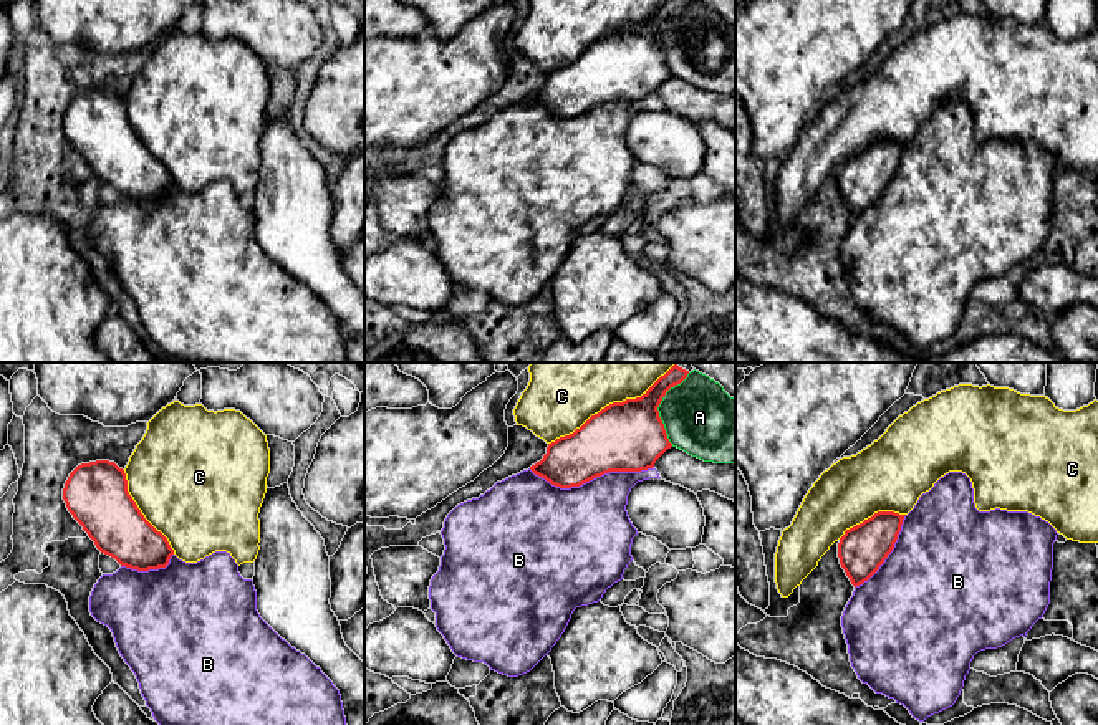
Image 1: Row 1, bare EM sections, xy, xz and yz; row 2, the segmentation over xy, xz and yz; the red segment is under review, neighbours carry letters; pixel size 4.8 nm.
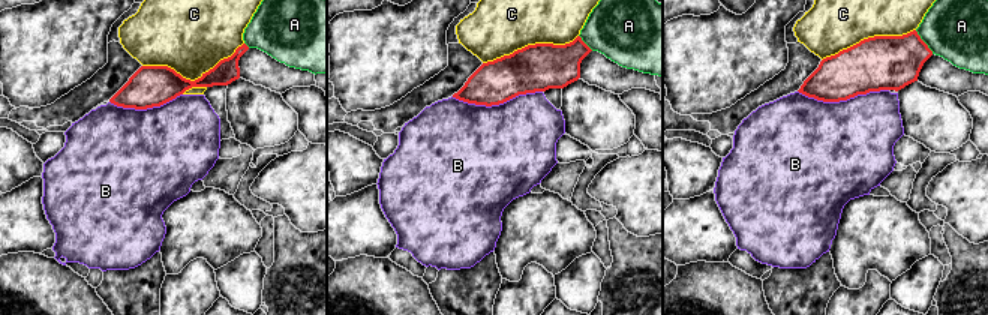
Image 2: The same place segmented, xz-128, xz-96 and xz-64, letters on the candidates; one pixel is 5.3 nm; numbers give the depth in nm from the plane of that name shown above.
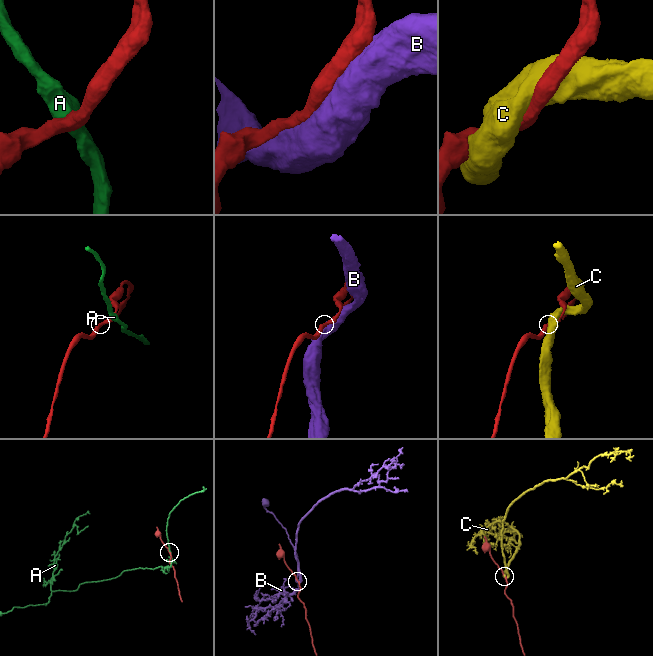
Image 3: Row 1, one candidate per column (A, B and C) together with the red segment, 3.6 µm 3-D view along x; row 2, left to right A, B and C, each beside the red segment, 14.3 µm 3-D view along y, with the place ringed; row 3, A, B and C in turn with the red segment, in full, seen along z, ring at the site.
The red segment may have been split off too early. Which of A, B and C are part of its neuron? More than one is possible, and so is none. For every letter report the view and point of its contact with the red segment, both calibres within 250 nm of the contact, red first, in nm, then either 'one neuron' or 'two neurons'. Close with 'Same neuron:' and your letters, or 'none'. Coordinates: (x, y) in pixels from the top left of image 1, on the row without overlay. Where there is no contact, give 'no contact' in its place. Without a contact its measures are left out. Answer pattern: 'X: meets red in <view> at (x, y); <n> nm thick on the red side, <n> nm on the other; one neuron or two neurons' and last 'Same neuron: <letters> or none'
A: meets red in xz at (658, 35); 340 nm thick on the red side, 360 nm on the other; two neurons
B: meets red in xz at (590, 108); 320 nm thick on the red side, 440 nm on the other; two neurons
C: meets red in xz at (610, 33); 340 nm thick on the red side, 320 nm on the other; two neurons
Same neuron: none

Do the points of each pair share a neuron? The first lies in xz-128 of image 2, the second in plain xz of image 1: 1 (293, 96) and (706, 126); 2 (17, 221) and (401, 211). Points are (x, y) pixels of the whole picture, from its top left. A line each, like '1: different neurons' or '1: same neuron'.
1: same neuron
2: different neurons

